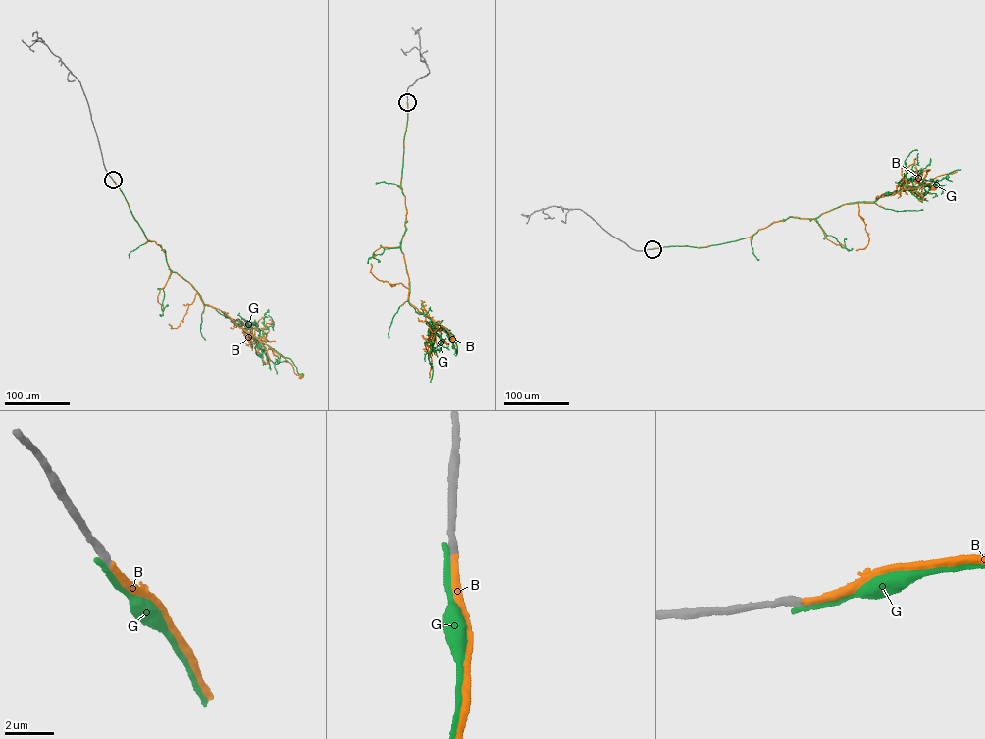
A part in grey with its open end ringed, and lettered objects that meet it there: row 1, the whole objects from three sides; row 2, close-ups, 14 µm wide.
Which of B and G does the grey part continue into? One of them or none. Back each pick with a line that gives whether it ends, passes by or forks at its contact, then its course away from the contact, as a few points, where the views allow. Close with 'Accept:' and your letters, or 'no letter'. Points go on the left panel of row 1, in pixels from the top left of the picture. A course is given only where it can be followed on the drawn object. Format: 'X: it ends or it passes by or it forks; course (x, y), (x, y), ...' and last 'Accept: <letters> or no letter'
B: it ends; course (113, 180), (146, 238), (160, 245), (170, 269), (189, 282), (203, 305), (255, 336), (300, 377)
Accept: B

